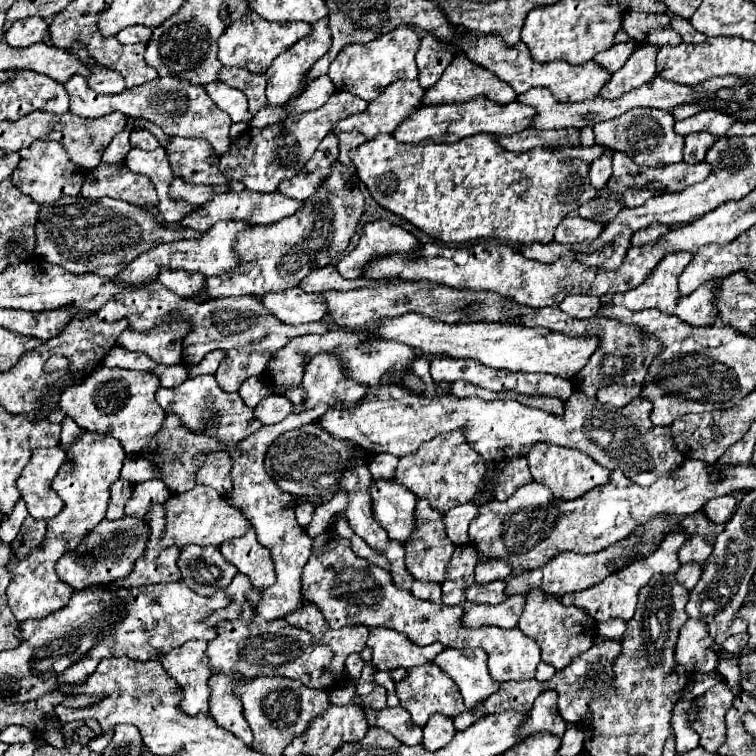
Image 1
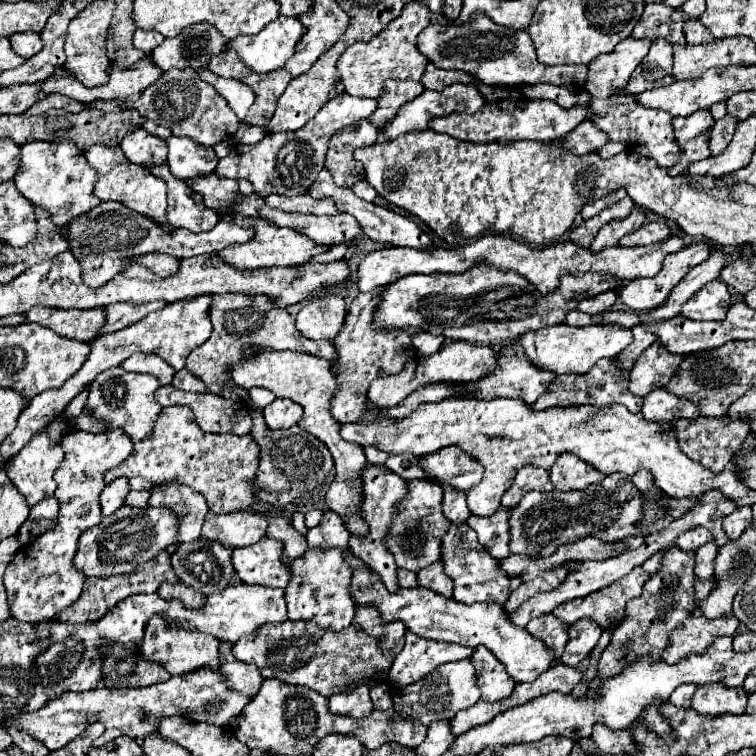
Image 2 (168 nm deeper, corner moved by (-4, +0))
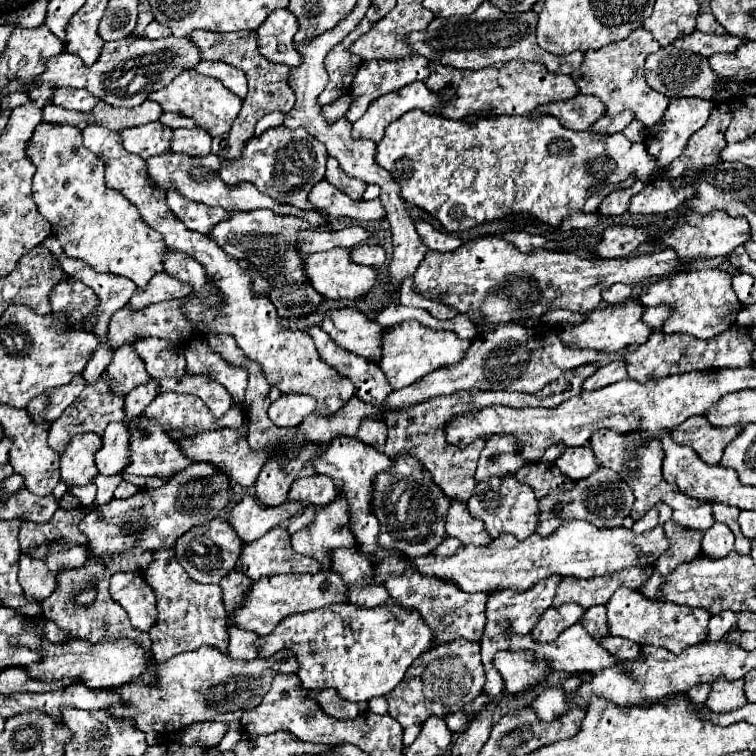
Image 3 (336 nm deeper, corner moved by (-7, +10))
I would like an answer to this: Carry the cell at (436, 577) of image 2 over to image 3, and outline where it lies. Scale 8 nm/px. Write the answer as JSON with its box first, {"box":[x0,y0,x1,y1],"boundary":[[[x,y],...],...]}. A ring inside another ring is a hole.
{"box":[432,537,462,557],"boundary":[[[446,537],[446,539],[434,549],[432,555],[438,555],[438,557],[450,557],[450,555],[454,555],[454,553],[458,551],[460,545],[462,545],[462,543],[460,543],[458,539],[450,539],[450,537]]]}

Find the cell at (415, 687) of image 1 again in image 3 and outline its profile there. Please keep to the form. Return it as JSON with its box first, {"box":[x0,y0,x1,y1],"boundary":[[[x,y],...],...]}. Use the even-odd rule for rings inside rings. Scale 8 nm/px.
{"box":[385,639,484,749],"boundary":[[[456,639],[452,643],[434,647],[426,651],[414,665],[406,671],[405,678],[385,698],[388,701],[388,714],[395,718],[404,729],[402,749],[406,749],[420,733],[422,723],[432,717],[446,717],[456,713],[466,703],[482,693],[484,685],[484,665],[480,661],[480,643]],[[428,675],[428,677],[424,677]]]}

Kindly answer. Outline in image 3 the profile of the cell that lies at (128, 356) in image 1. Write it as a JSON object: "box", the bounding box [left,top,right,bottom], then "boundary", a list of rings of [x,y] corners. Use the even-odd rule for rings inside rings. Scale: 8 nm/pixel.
{"box":[134,339,186,381],"boundary":[[[140,339],[134,343],[134,349],[146,363],[150,377],[156,381],[164,377],[182,377],[182,373],[186,373],[184,353],[170,341]]]}

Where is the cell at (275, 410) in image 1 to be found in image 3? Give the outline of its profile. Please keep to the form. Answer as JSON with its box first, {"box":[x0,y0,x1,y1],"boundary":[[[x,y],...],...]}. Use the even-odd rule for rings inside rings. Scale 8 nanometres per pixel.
{"box":[268,395,316,427],"boundary":[[[282,395],[276,401],[272,401],[268,415],[274,425],[278,427],[296,427],[302,423],[302,419],[310,413],[314,413],[316,401],[308,395]]]}

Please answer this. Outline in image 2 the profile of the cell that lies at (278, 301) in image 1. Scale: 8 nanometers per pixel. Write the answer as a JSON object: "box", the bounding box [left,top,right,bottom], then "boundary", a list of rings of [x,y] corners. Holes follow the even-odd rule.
{"box":[297,295,345,341],"boundary":[[[323,295],[309,299],[297,315],[297,327],[309,339],[333,341],[345,323],[345,301],[337,295]]]}

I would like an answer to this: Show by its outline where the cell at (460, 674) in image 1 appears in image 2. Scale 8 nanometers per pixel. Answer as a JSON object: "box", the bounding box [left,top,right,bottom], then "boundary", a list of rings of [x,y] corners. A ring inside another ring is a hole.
{"box":[471,647,515,701],"boundary":[[[477,647],[475,655],[471,657],[471,663],[475,665],[477,683],[483,693],[483,699],[501,701],[513,693],[515,681],[509,677],[503,663],[499,663],[489,649]]]}

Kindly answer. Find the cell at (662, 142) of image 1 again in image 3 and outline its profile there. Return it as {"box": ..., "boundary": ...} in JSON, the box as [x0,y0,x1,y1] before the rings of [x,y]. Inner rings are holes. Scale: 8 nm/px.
{"box":[572,27,670,129],"boundary":[[[640,27],[628,39],[622,39],[618,43],[610,43],[598,51],[594,51],[594,49],[586,51],[584,63],[580,69],[576,69],[572,73],[572,79],[576,81],[576,85],[580,87],[582,93],[596,95],[598,99],[602,99],[602,103],[606,105],[604,115],[614,117],[622,111],[632,111],[634,117],[646,129],[654,129],[654,127],[662,125],[662,117],[668,109],[670,99],[648,87],[648,83],[644,81],[642,65],[644,65],[644,59],[650,53],[656,53],[658,49],[660,49],[660,45],[658,45],[658,41],[654,41],[652,33],[646,31],[644,27]]]}

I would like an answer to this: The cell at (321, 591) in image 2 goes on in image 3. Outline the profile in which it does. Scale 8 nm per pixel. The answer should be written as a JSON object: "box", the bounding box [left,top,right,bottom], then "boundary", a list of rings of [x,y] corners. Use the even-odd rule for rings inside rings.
{"box":[292,495,356,571],"boundary":[[[338,495],[336,501],[330,503],[328,507],[324,507],[324,509],[316,507],[316,519],[314,519],[314,523],[310,523],[308,527],[304,527],[304,529],[300,529],[298,533],[292,535],[292,549],[296,553],[302,553],[302,555],[308,555],[308,557],[316,559],[322,565],[322,571],[330,571],[332,569],[332,557],[330,557],[330,553],[334,553],[336,549],[342,549],[342,547],[344,549],[356,547],[354,535],[346,527],[346,521],[348,521],[346,501]]]}

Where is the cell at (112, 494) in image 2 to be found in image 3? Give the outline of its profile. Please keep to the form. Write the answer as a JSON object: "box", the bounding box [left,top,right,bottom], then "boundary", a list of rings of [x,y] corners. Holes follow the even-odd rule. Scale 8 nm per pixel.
{"box":[94,475,122,507],"boundary":[[[96,475],[94,483],[96,483],[96,487],[98,487],[98,493],[96,493],[94,507],[106,505],[106,501],[112,501],[112,499],[114,499],[114,491],[116,491],[116,487],[120,485],[120,481],[122,481],[122,475],[112,475],[112,477]]]}

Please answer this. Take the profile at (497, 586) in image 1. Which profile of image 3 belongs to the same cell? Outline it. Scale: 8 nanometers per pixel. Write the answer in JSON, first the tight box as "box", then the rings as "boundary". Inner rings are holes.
{"box":[446,501,492,545],"boundary":[[[452,501],[446,517],[446,535],[456,537],[462,545],[490,545],[492,537],[488,535],[480,519],[472,517],[464,503]]]}

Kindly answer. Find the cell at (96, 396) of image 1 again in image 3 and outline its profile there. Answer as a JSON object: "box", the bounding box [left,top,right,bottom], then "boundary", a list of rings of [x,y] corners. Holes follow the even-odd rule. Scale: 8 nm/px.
{"box":[106,345,152,395],"boundary":[[[124,345],[114,353],[112,363],[106,367],[106,375],[110,377],[110,391],[118,395],[126,395],[152,379],[132,345]]]}

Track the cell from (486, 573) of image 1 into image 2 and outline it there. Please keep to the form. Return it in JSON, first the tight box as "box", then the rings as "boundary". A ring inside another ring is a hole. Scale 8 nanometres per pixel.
{"box":[467,507,511,559],"boundary":[[[499,507],[489,517],[469,515],[467,519],[467,525],[479,535],[479,543],[487,547],[487,551],[495,559],[503,559],[511,553],[509,551],[509,517],[511,517],[511,509]]]}

